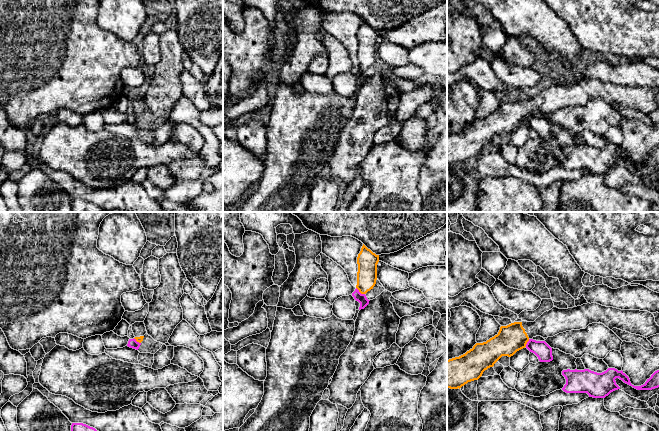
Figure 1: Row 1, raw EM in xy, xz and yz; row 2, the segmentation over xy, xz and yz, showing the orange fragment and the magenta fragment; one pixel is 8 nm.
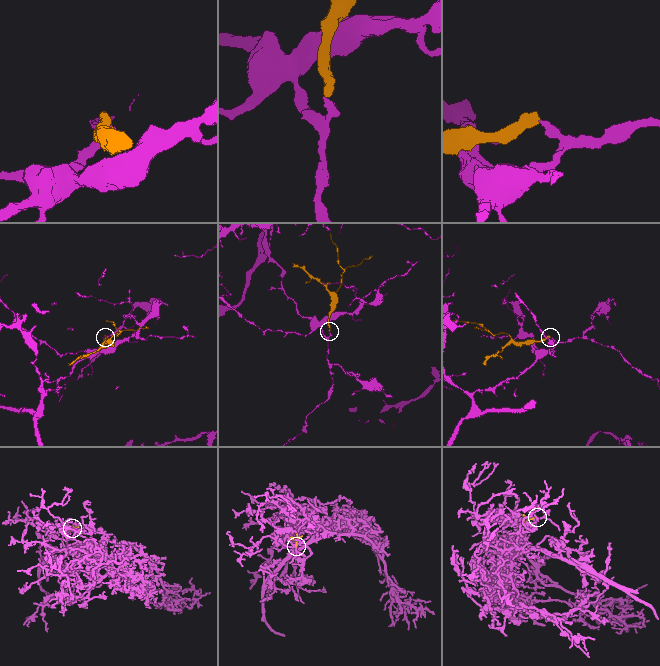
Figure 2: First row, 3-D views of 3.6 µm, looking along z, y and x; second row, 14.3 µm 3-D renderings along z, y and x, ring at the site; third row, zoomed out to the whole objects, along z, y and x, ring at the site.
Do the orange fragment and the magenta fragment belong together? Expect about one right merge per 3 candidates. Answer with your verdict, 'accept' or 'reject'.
accept

